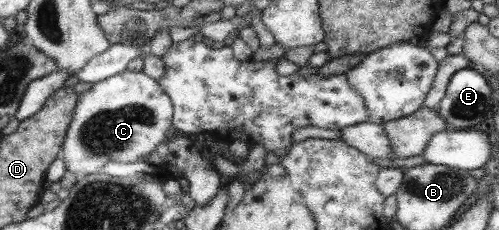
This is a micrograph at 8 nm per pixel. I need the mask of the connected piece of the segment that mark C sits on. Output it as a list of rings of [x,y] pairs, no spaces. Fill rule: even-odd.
[[[125,69],[95,82],[81,94],[60,157],[66,163],[66,170],[75,175],[99,172],[110,162],[135,162],[159,148],[171,125],[172,100],[159,82],[142,71]]]

